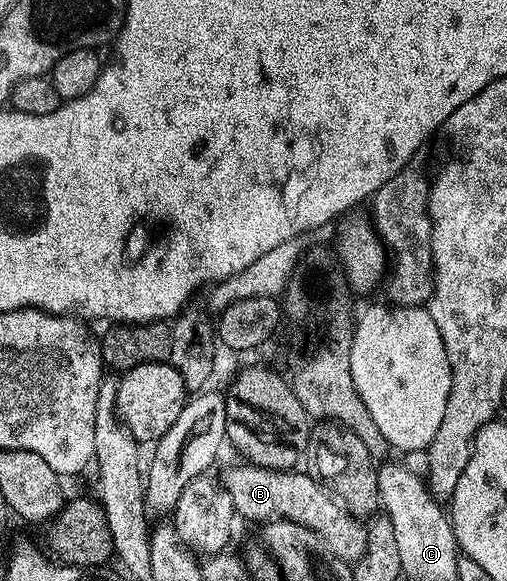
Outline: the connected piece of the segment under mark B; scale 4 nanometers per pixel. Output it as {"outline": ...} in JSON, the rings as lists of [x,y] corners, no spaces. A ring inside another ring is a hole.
{"outline":[[[237,462],[220,476],[220,482],[224,490],[228,490],[228,498],[232,498],[232,506],[239,517],[246,520],[258,520],[265,522],[268,520],[287,520],[296,522],[300,526],[308,526],[324,543],[340,558],[345,564],[355,565],[362,559],[364,550],[368,546],[368,534],[366,524],[359,517],[354,516],[309,471],[306,470],[287,470],[277,472],[271,468],[262,468],[259,464],[249,462]]]}

